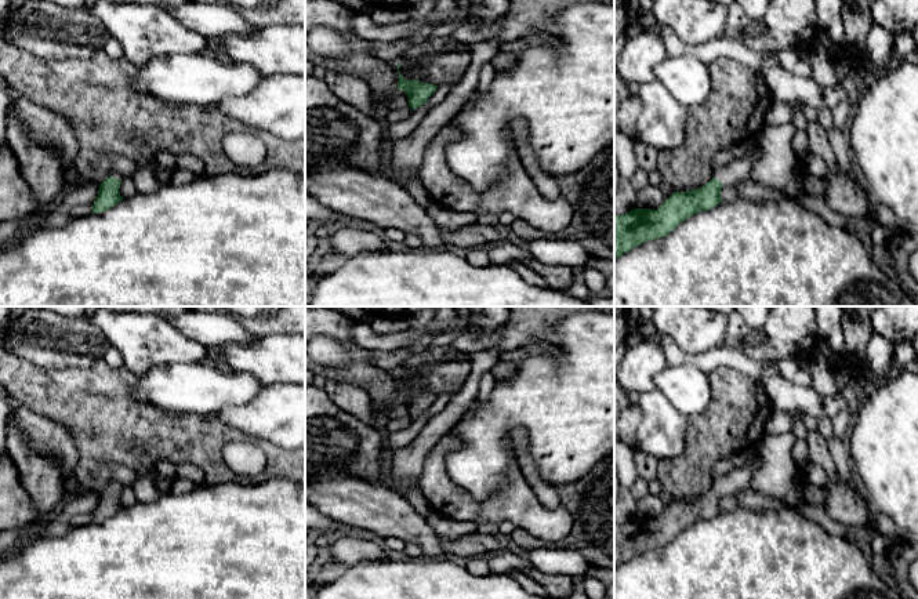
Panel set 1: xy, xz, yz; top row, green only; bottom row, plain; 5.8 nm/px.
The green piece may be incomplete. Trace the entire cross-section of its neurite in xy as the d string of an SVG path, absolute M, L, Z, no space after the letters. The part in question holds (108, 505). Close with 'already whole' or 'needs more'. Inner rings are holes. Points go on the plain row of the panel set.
M112 479L110 484L99 494L98 505L94 509L92 522L104 522L124 508L119 504L120 493L121 483Z | needs more

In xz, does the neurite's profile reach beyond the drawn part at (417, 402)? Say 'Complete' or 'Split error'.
Complete

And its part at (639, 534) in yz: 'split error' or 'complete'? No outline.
split error

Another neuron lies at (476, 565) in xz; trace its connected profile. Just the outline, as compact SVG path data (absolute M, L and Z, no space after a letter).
M485 556L469 558L468 564L467 564L467 570L471 574L475 574L479 577L483 577L483 576L487 576L491 573Z

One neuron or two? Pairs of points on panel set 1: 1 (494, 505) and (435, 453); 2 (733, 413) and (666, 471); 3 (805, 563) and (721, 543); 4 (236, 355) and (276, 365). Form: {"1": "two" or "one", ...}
{"1": "one", "2": "one", "3": "one", "4": "one"}

